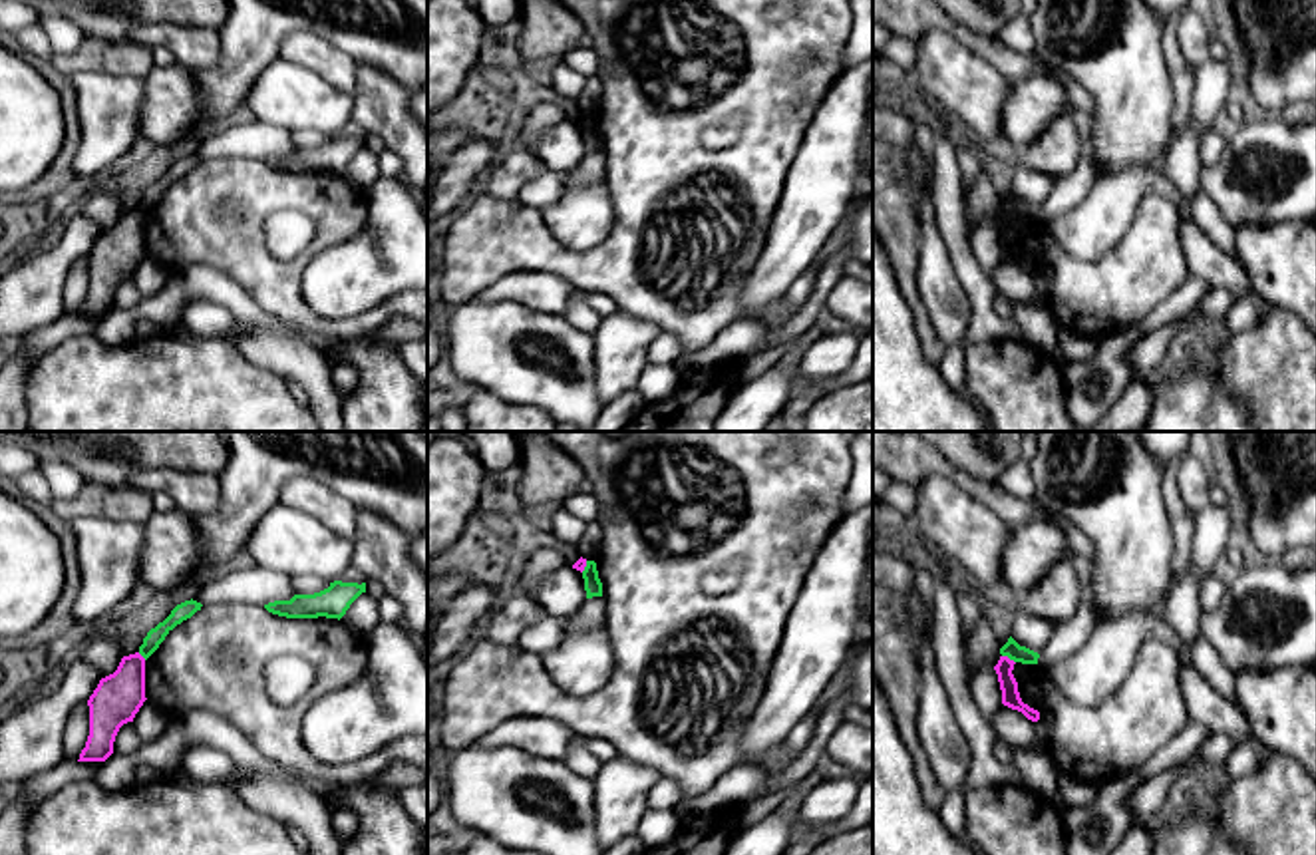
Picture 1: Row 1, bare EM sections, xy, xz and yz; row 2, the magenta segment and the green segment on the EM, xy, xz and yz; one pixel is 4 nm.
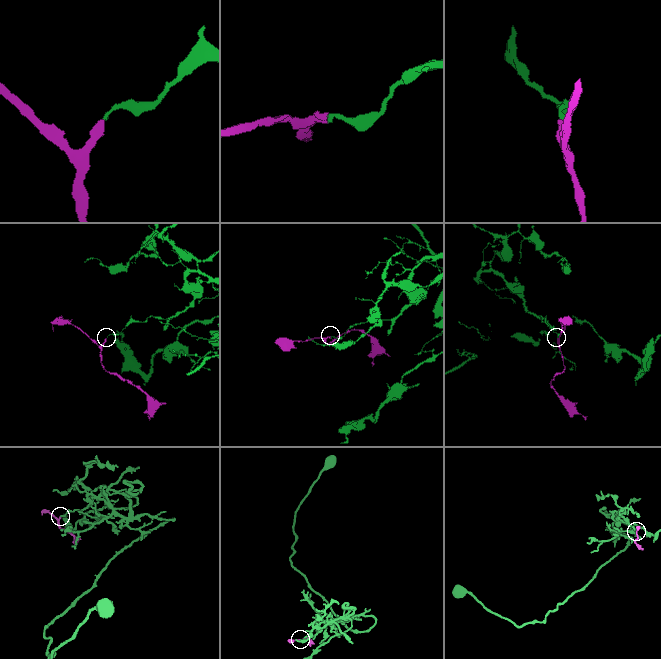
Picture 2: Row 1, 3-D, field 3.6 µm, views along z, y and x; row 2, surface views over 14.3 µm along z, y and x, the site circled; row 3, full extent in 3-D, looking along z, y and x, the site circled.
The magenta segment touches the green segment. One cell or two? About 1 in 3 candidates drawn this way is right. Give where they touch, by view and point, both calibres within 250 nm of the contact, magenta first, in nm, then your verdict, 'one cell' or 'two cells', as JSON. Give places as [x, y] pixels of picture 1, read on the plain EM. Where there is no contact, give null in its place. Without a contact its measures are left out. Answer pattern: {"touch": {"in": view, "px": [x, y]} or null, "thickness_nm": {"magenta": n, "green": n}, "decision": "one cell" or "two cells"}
{"touch": {"in": "yz", "px": [1006, 211]}, "thickness_nm": {"magenta": 80, "green": 70}, "decision": "two cells"}

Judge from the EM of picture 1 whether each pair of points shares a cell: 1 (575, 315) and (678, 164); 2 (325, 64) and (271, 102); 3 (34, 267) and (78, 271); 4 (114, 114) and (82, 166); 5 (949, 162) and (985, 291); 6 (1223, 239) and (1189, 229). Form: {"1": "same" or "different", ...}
{"1": "different", "2": "different", "3": "different", "4": "same", "5": "same", "6": "different"}

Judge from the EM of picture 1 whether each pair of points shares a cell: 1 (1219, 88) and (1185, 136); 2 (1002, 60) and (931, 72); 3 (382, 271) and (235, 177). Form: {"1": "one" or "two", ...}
{"1": "one", "2": "two", "3": "two"}

